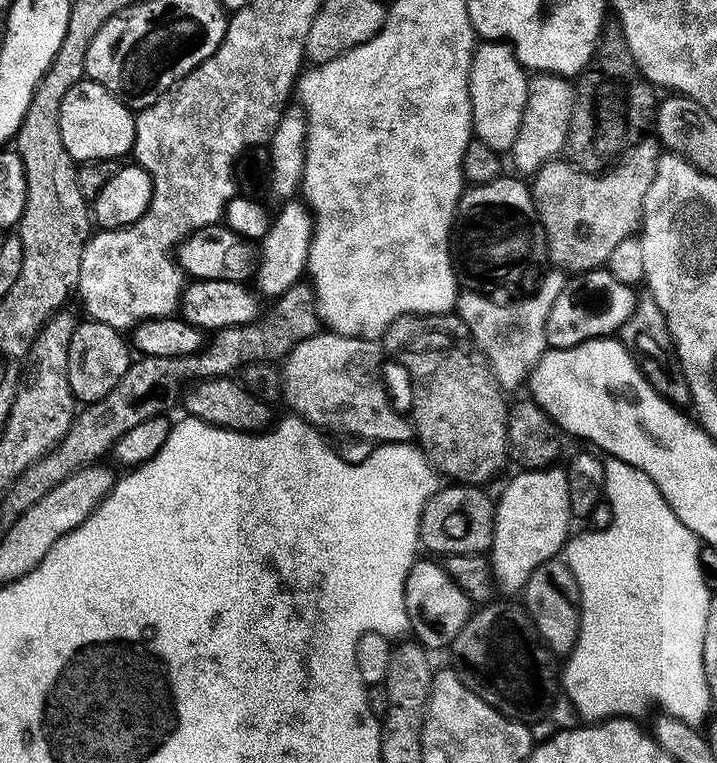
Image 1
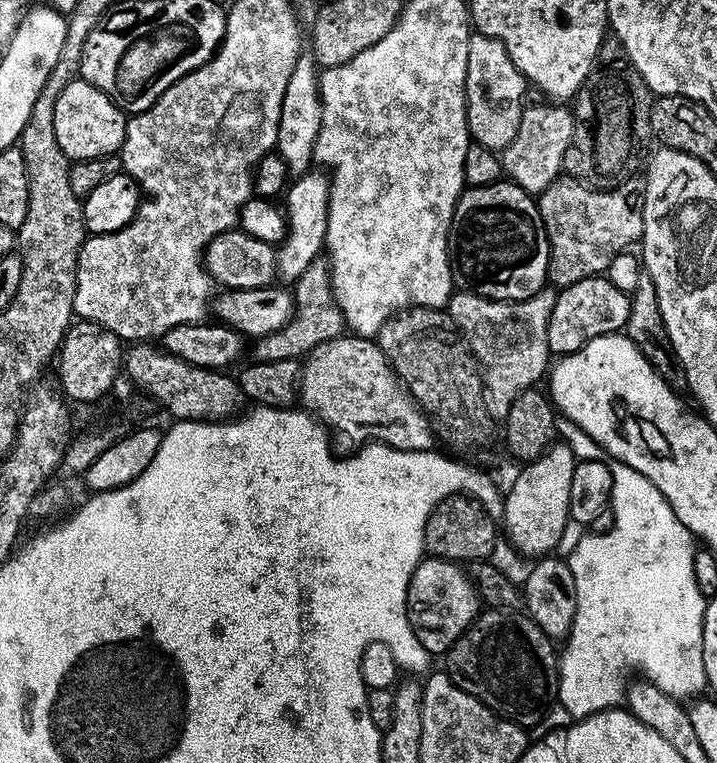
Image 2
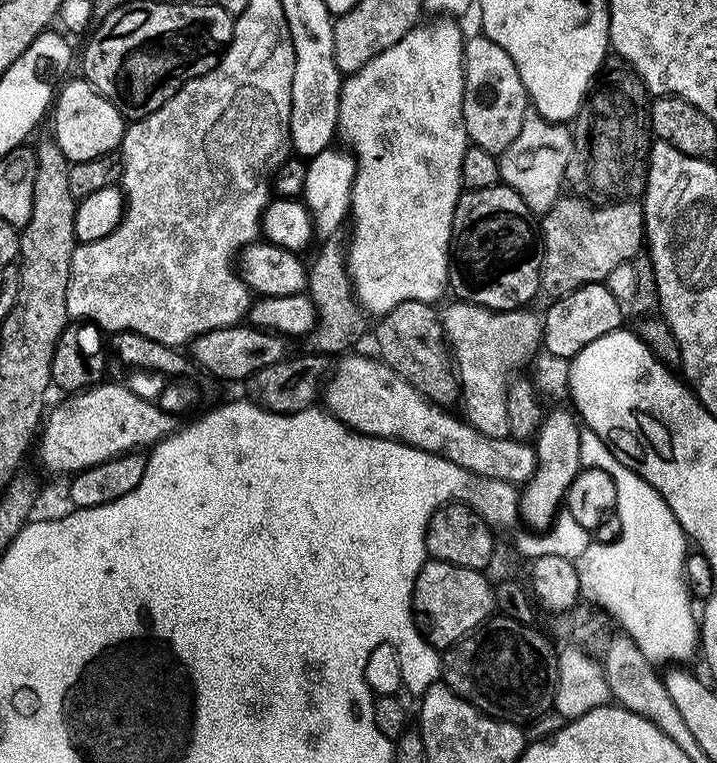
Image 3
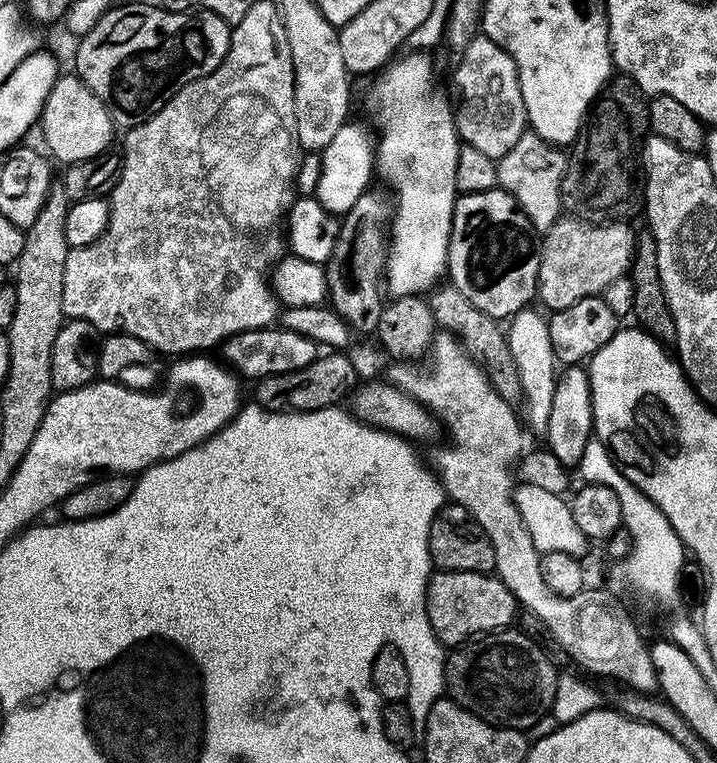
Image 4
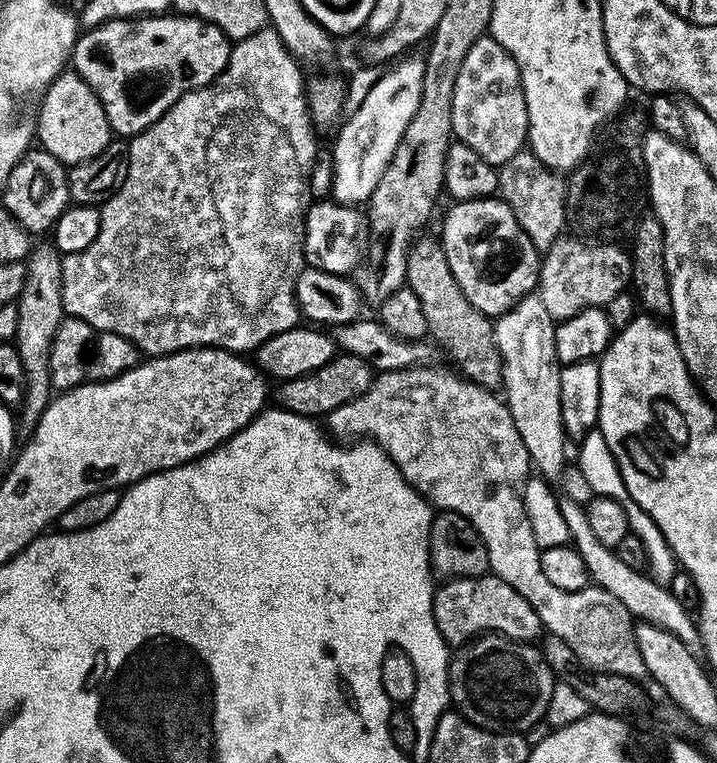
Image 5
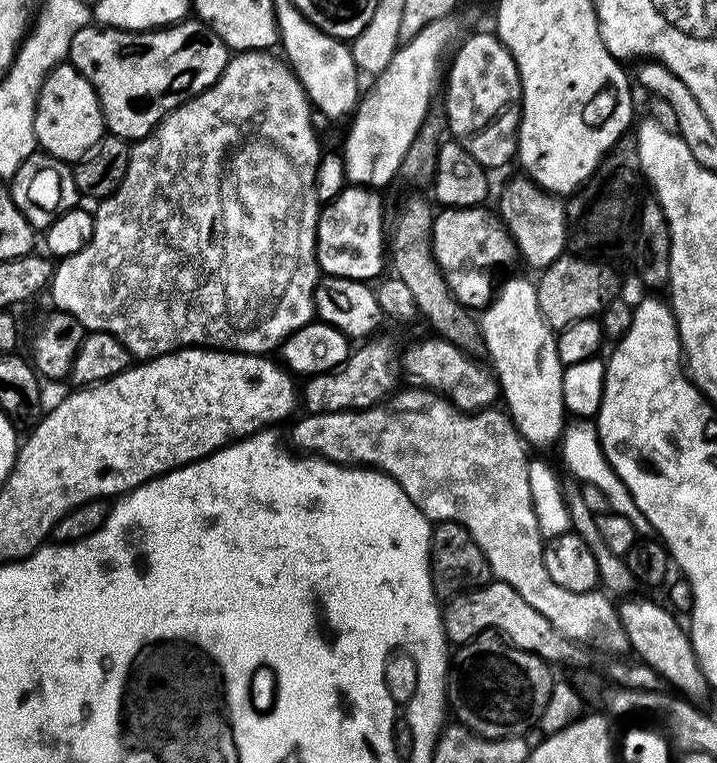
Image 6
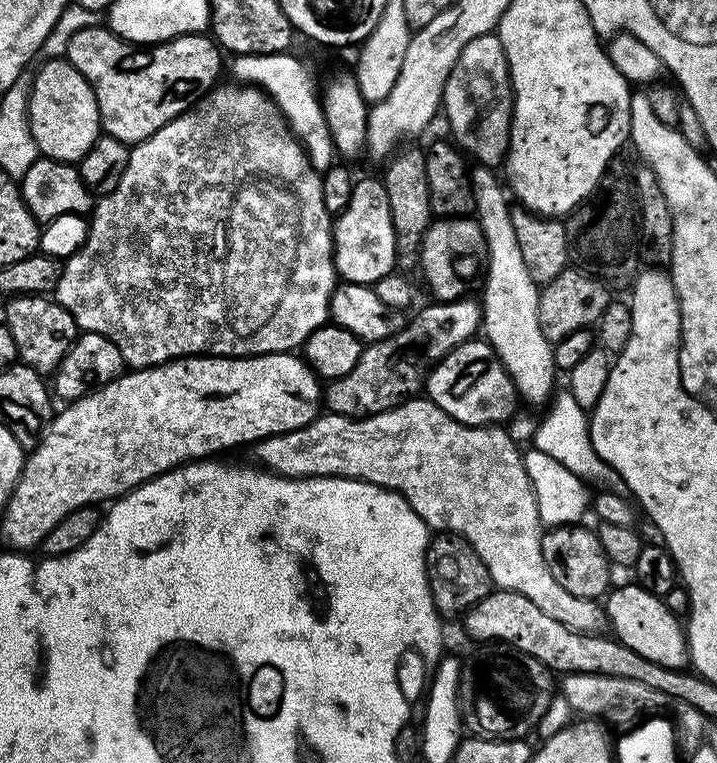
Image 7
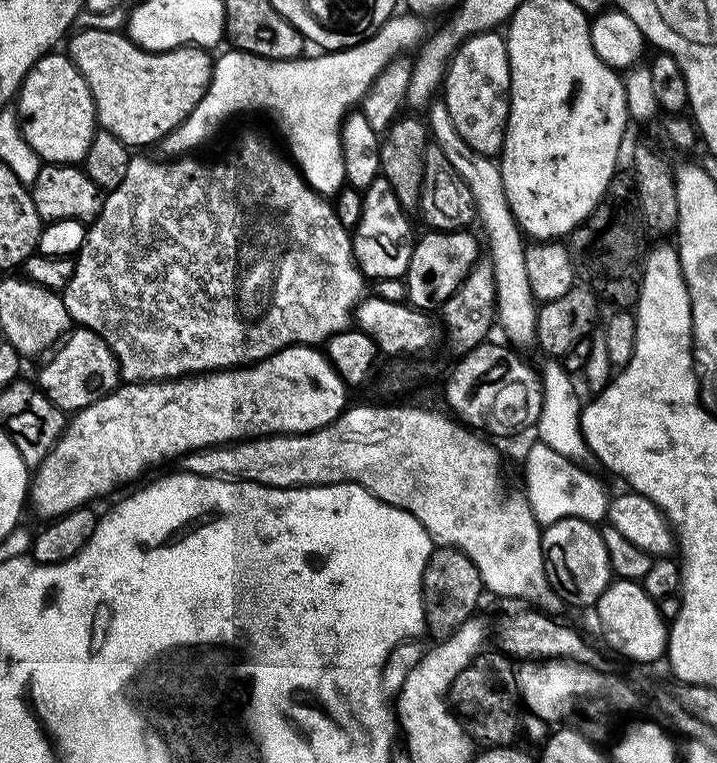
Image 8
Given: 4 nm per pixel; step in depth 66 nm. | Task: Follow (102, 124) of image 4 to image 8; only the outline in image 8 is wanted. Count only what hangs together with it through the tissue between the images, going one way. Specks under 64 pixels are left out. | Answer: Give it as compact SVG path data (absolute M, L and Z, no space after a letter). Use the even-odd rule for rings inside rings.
M53 50L34 62L20 83L20 91L14 100L14 111L20 121L24 140L38 153L44 164L79 165L90 150L92 139L98 131L90 86L76 69L72 57L60 50Z

